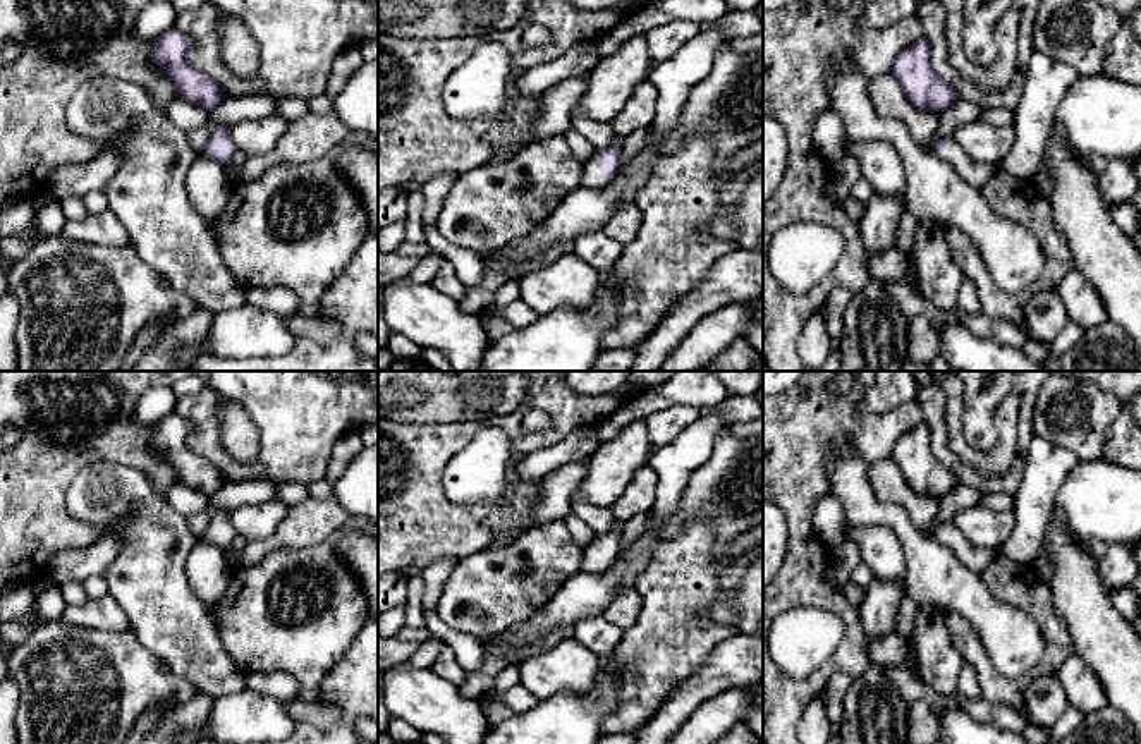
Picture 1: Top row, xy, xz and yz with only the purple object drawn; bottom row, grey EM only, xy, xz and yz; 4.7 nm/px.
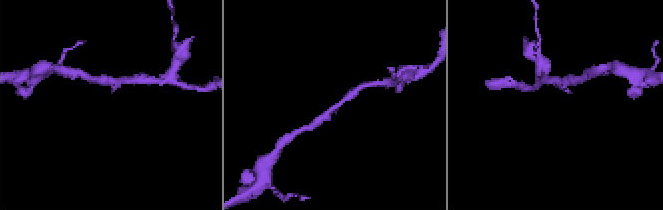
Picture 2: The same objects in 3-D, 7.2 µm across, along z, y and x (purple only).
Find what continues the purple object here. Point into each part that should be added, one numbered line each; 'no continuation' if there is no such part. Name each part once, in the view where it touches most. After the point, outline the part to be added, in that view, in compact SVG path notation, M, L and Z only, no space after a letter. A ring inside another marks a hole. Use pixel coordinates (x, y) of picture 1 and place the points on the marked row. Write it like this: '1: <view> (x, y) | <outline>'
1: xz (591, 177) | M591 160L584 170L583 170L583 175L581 175L581 182L579 182L579 187L601 187L601 174L600 170L596 168L596 163L595 160Z

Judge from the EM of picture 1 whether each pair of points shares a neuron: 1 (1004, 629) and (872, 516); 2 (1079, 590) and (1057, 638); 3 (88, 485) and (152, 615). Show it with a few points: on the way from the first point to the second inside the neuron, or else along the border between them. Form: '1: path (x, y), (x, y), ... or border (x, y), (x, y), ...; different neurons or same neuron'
1: path (970, 597), (906, 533); same neuron
2: border (1047, 585), (1052, 607), (1066, 624), (1074, 653); different neurons
3: path (128, 495), (152, 519), (152, 576); same neuron

